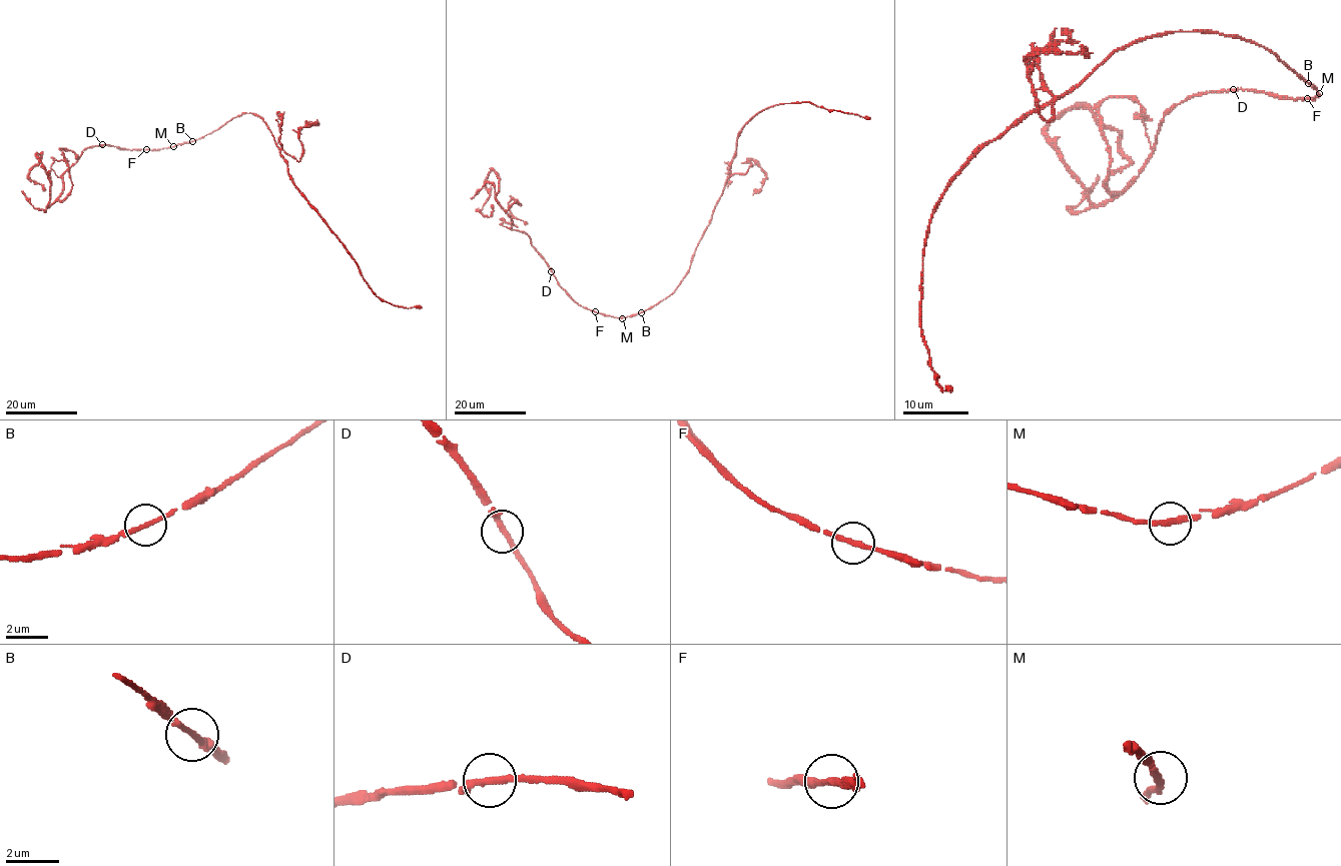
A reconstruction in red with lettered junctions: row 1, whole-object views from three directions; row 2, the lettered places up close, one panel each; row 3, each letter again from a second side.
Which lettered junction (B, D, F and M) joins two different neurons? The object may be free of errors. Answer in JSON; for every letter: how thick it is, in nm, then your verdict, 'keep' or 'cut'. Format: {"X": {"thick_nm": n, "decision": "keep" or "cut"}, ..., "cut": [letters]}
{"B": {"thick_nm": 200, "decision": "keep"}, "D": {"thick_nm": 260, "decision": "keep"}, "F": {"thick_nm": 240, "decision": "keep"}, "M": {"thick_nm": 240, "decision": "keep"}, "cut": []}

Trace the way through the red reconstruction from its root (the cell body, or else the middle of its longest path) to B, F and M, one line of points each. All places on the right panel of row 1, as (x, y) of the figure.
B: (1282, 61), (1308, 82)
F: (1282, 61), (1317, 89), (1318, 94), (1313, 99), (1307, 99)
M: (1282, 61), (1318, 92)

